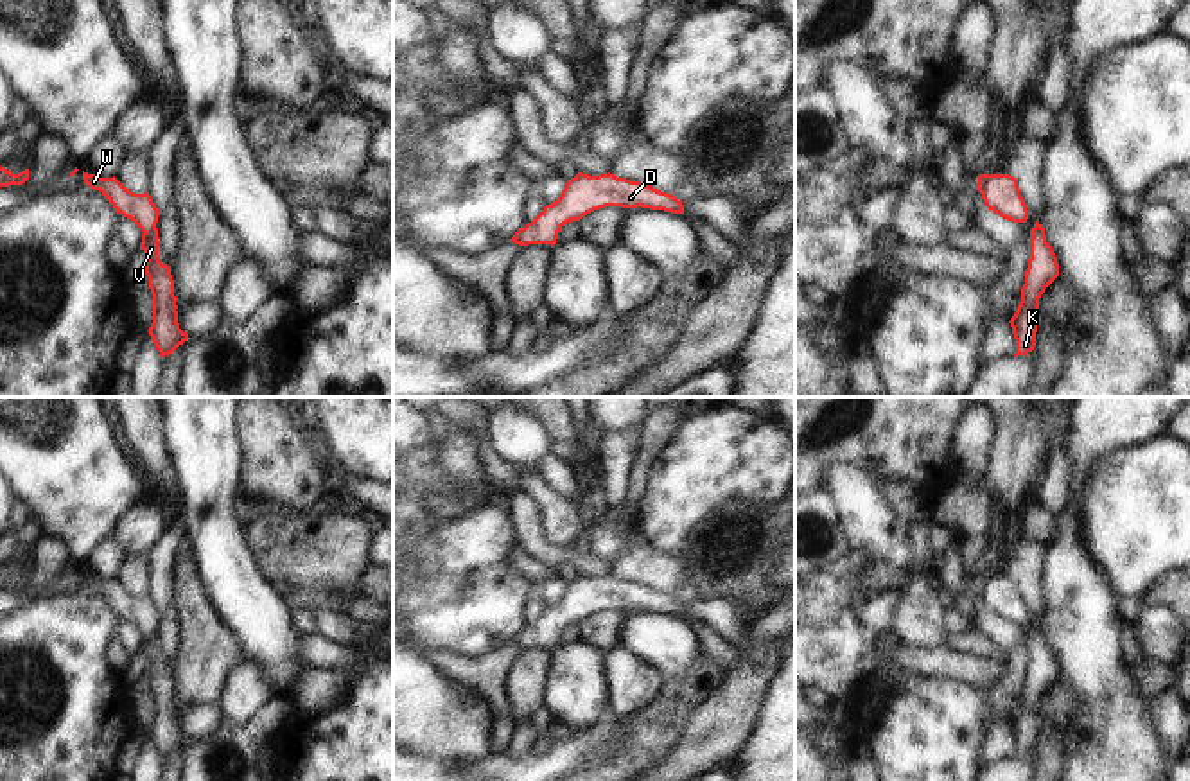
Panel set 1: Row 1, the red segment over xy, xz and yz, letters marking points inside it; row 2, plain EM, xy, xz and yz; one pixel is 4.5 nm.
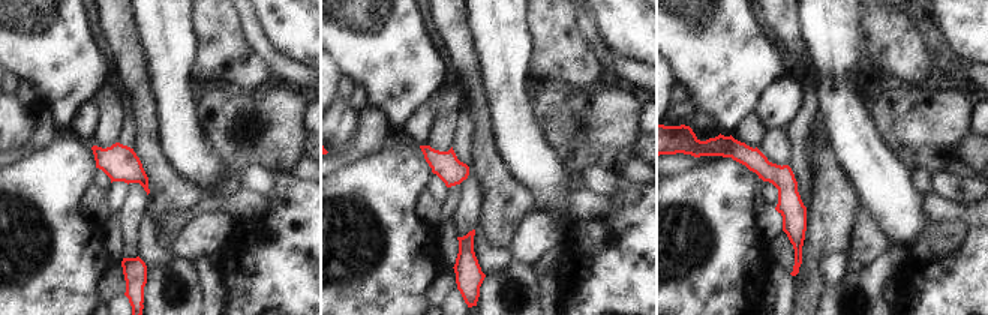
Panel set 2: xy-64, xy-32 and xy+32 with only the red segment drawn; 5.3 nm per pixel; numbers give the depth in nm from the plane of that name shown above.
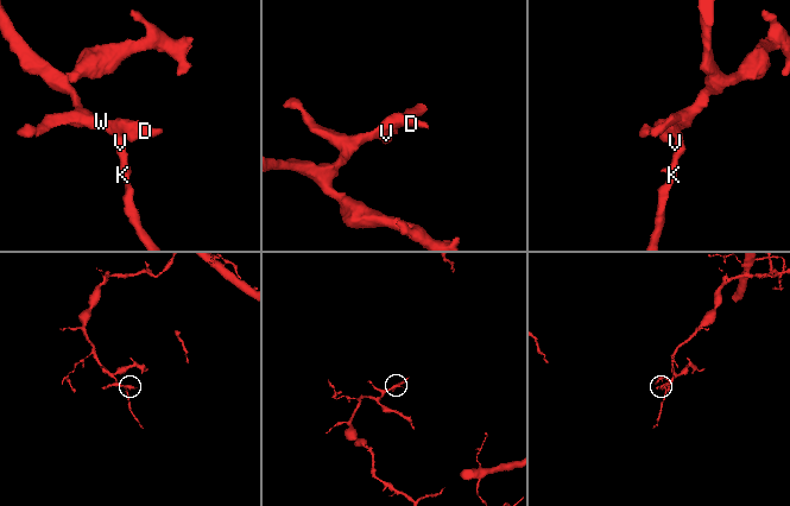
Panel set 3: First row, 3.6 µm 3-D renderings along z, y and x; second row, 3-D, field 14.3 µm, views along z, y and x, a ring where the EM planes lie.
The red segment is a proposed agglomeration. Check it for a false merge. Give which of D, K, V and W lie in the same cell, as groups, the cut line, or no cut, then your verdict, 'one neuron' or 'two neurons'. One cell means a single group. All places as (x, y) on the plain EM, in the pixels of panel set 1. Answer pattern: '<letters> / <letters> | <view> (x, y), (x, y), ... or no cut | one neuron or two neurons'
D K V W | no cut | one neuron

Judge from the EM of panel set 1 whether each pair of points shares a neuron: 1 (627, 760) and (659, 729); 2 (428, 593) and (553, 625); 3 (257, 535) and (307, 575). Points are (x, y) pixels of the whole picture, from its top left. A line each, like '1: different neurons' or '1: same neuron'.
1: same neuron
2: different neurons
3: same neuron

